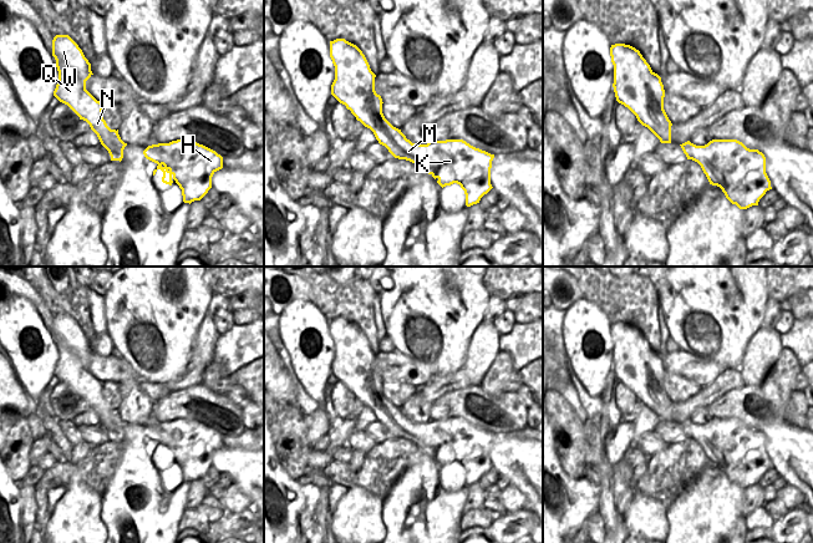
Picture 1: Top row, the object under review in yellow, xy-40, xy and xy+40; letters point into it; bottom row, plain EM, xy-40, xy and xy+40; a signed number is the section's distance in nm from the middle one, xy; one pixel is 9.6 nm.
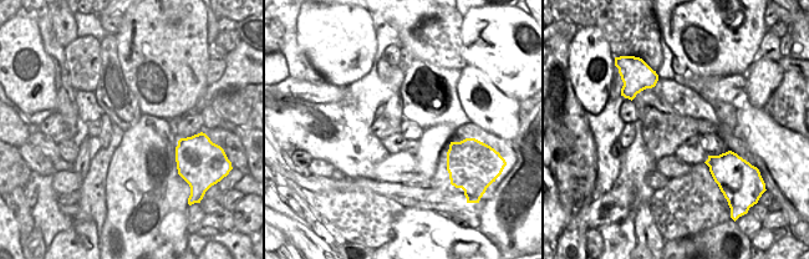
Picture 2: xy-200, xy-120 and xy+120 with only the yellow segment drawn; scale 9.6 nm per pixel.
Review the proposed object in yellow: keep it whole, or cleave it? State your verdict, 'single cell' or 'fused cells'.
single cell

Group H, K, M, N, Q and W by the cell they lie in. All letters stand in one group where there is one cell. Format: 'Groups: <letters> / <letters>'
Groups: H K M N Q W.

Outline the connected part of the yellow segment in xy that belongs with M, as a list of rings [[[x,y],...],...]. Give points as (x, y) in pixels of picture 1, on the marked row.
[[[345,39],[330,41],[335,66],[331,95],[370,128],[380,144],[398,159],[415,163],[443,188],[457,183],[464,191],[466,205],[479,203],[493,187],[491,168],[494,154],[463,139],[430,141],[415,144],[393,127],[382,113],[382,98],[375,91],[376,75],[362,51]]]

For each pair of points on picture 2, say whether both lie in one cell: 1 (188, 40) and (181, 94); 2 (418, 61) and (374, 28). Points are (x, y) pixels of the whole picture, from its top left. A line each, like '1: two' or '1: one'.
1: one
2: two

